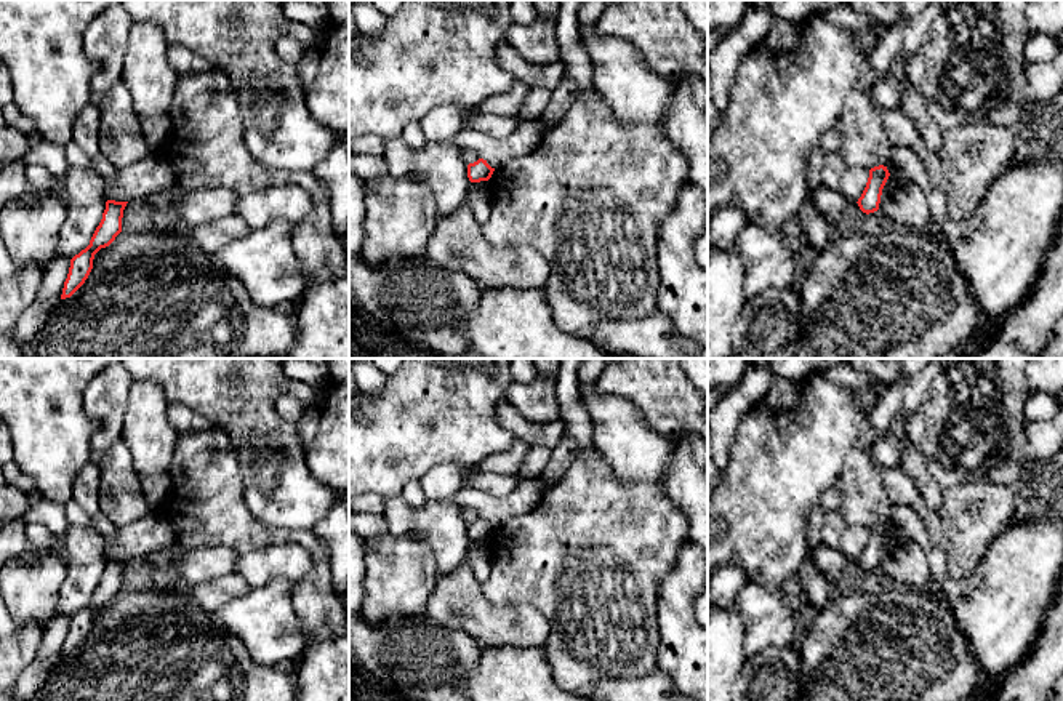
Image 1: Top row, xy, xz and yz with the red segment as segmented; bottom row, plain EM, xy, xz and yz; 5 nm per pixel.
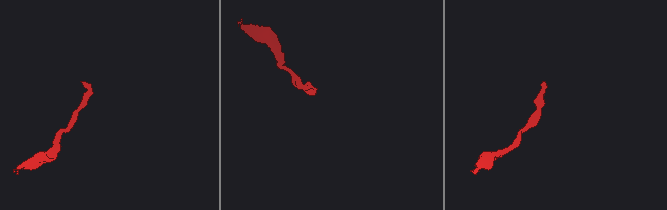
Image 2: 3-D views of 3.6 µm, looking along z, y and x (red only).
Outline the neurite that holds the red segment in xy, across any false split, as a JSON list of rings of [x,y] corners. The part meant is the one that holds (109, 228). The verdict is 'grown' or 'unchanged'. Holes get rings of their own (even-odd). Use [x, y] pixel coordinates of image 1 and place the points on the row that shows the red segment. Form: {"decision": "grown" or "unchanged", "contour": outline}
{"decision": "unchanged", "contour": [[[107,200],[102,219],[96,227],[90,245],[70,259],[67,278],[64,282],[61,299],[70,298],[88,278],[93,269],[94,254],[109,246],[122,232],[123,210],[128,202]]]}

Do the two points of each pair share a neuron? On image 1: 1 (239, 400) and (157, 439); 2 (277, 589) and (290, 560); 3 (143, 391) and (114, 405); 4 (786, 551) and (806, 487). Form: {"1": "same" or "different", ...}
{"1": "different", "2": "different", "3": "different", "4": "same"}

